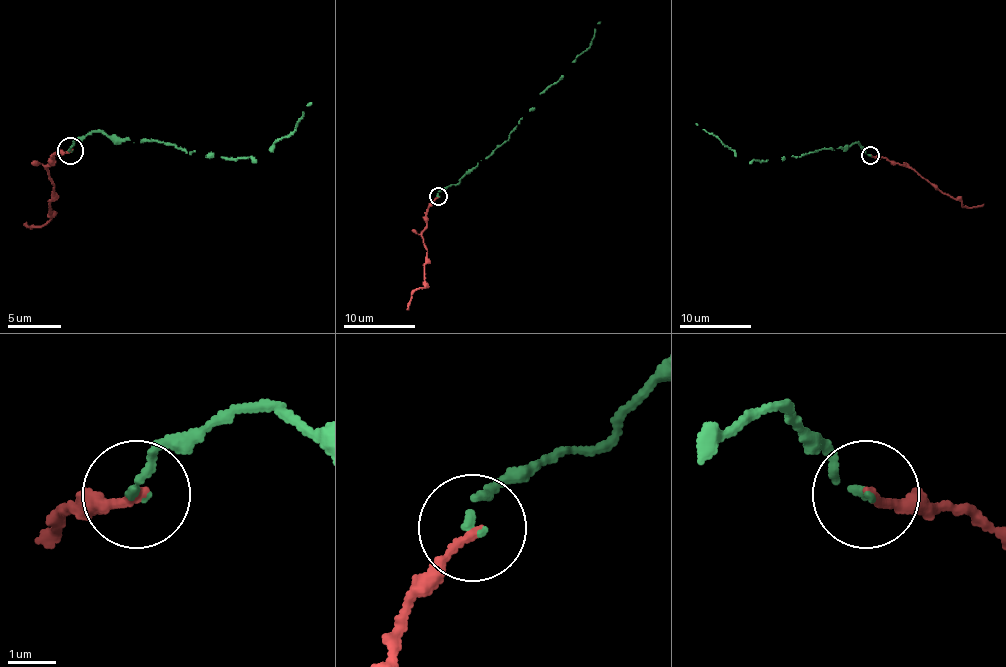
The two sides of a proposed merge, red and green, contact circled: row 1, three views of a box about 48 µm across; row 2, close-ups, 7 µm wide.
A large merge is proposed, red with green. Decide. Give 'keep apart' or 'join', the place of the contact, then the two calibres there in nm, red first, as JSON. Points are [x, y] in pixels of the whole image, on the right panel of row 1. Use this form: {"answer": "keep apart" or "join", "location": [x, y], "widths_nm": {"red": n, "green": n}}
{"answer": "join", "location": [870, 155], "widths_nm": {"red": 190, "green": 160}}

